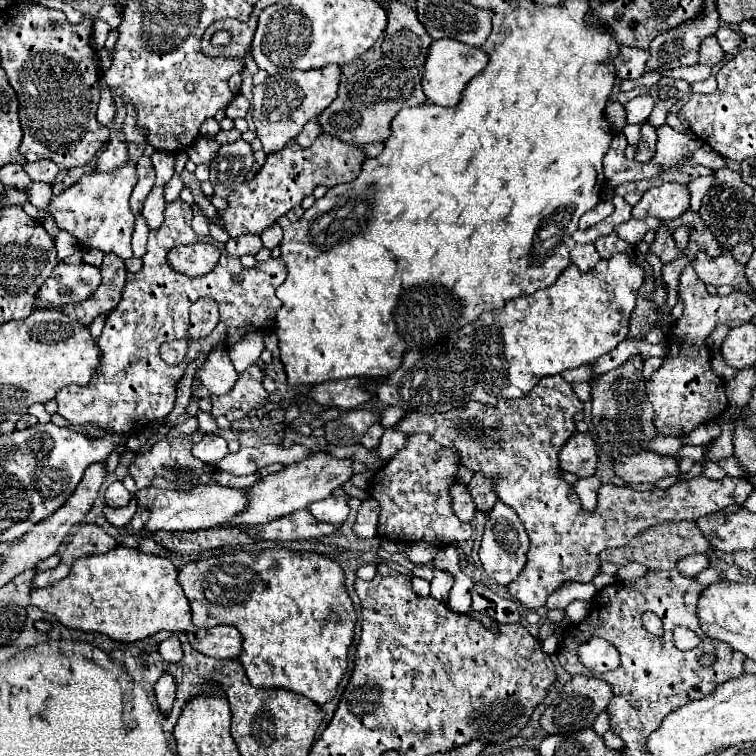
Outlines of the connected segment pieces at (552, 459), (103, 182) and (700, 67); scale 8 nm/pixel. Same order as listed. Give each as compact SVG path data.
M544 376L534 390L526 398L518 400L500 400L496 406L482 406L480 402L470 402L466 408L456 408L446 414L420 414L420 412L408 412L406 418L396 426L406 436L424 432L430 434L436 442L440 442L444 448L454 448L460 454L460 464L468 470L480 470L488 478L496 482L496 492L504 504L516 510L518 518L522 520L528 536L530 536L530 550L528 550L528 562L516 582L508 586L510 594L522 602L526 608L540 608L546 604L546 598L558 590L564 582L582 582L588 584L592 578L600 572L600 560L598 554L606 548L618 548L626 546L634 536L644 534L648 528L662 524L662 522L680 522L680 520L698 520L700 516L720 512L722 508L730 504L744 504L744 500L750 496L754 486L744 478L722 478L722 480L710 480L706 476L696 476L690 480L676 482L674 486L666 490L646 490L638 492L628 486L612 486L602 484L600 496L598 496L598 508L596 512L586 512L572 490L570 484L566 484L560 478L558 470L558 450L564 446L564 442L574 434L574 414L582 408L582 402L572 390L572 384L566 382L562 376Z
M128 160L114 172L100 172L94 168L82 174L62 194L54 196L48 204L48 210L38 210L38 222L42 224L46 216L52 216L56 220L58 230L64 230L74 236L80 248L96 248L104 254L120 256L122 260L132 258L130 238L134 232L134 214L130 210L130 194L136 186L136 180L138 178L134 160Z
M694 64L694 66L684 66L684 68L676 68L676 70L668 70L668 72L662 72L666 76L672 76L672 78L682 78L686 82L696 82L696 80L706 80L710 76L712 68L710 66L704 66L704 64Z

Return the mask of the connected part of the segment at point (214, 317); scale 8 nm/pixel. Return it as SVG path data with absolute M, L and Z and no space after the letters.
M212 298L198 300L194 306L190 307L189 331L193 331L193 338L204 338L206 334L210 334L218 324L218 318L220 318L218 306Z

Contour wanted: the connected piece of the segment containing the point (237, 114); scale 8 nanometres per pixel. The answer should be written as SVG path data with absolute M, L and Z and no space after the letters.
M234 98L232 102L230 102L230 106L226 108L226 116L228 118L232 118L232 120L236 120L236 118L244 118L246 114L248 114L248 108L250 108L250 102L246 100L246 98Z

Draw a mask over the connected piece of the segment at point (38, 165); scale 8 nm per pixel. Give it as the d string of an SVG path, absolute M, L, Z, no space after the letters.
M40 160L40 162L28 162L24 164L26 174L36 180L36 182L48 182L54 184L56 176L58 176L58 166L52 160Z

